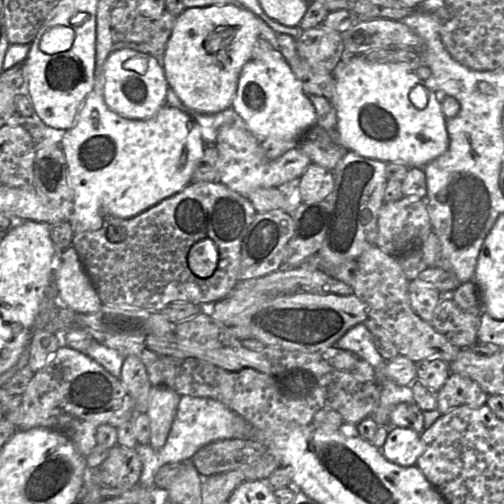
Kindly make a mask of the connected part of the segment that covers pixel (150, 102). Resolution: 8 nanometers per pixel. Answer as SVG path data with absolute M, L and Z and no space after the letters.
M133 49L112 50L104 64L104 101L117 114L136 120L151 118L166 103L169 85L163 67L153 56Z

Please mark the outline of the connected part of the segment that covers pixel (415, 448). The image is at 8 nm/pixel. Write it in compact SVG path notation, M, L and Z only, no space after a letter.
M391 427L380 451L387 460L409 467L416 465L424 451L424 444L420 434L413 429Z

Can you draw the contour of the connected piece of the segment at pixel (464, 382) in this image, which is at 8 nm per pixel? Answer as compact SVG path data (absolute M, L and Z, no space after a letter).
M450 373L447 381L436 392L436 396L437 410L445 414L459 406L479 408L486 404L489 395L469 377Z

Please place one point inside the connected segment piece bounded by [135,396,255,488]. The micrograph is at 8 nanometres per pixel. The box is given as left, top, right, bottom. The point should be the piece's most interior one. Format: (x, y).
(199, 421)

